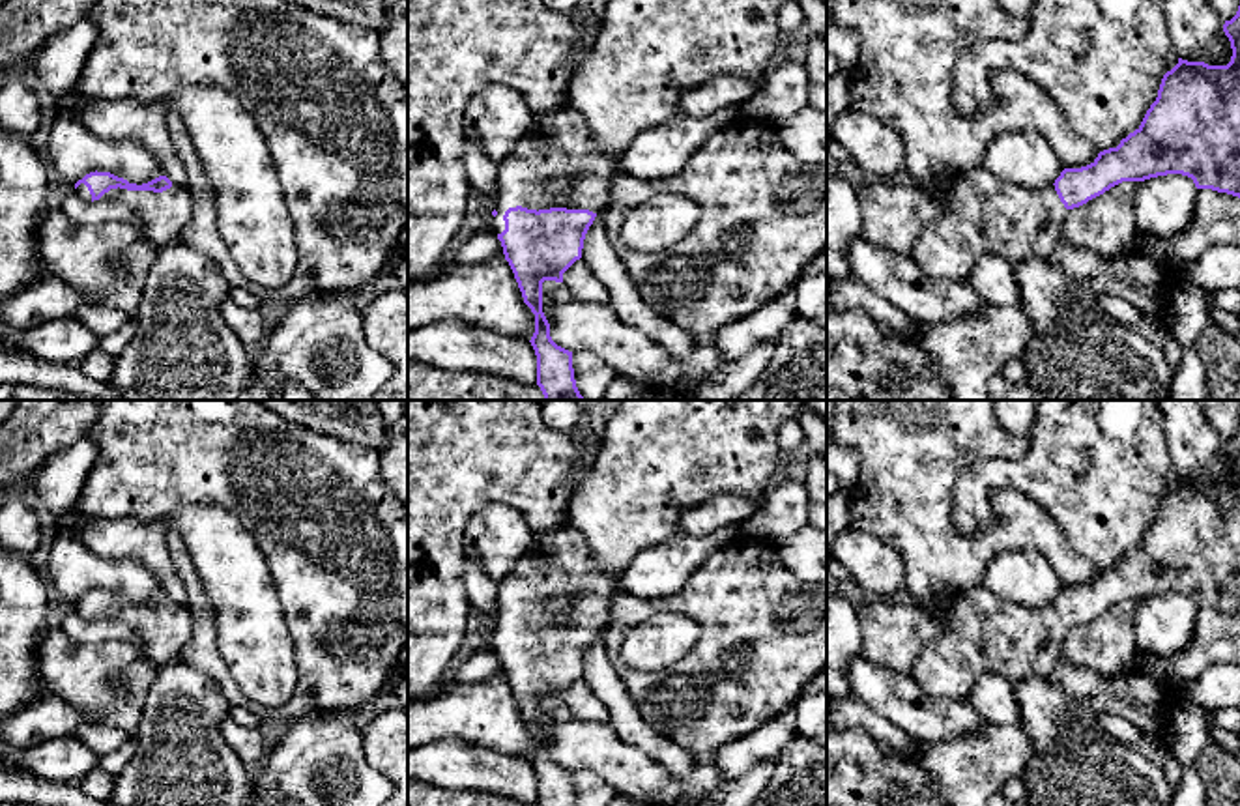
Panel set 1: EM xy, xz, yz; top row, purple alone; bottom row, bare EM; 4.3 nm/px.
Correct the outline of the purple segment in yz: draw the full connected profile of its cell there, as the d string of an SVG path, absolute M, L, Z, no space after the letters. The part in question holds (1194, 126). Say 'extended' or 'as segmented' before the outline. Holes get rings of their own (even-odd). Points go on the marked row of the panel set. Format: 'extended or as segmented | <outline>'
extended | M1240 6L1223 32L1233 56L1227 65L1204 62L1178 64L1161 79L1158 97L1141 125L1117 148L1098 153L1081 168L1064 168L1053 185L1027 189L993 176L982 166L959 174L950 194L950 211L924 226L915 243L918 267L943 281L967 281L984 254L997 254L1016 266L1027 260L1047 260L1064 237L1068 209L1079 208L1122 181L1145 181L1167 174L1193 180L1197 189L1212 189L1240 198Z

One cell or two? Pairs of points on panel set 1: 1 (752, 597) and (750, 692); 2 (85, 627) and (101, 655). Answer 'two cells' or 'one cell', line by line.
1: one cell
2: two cells

